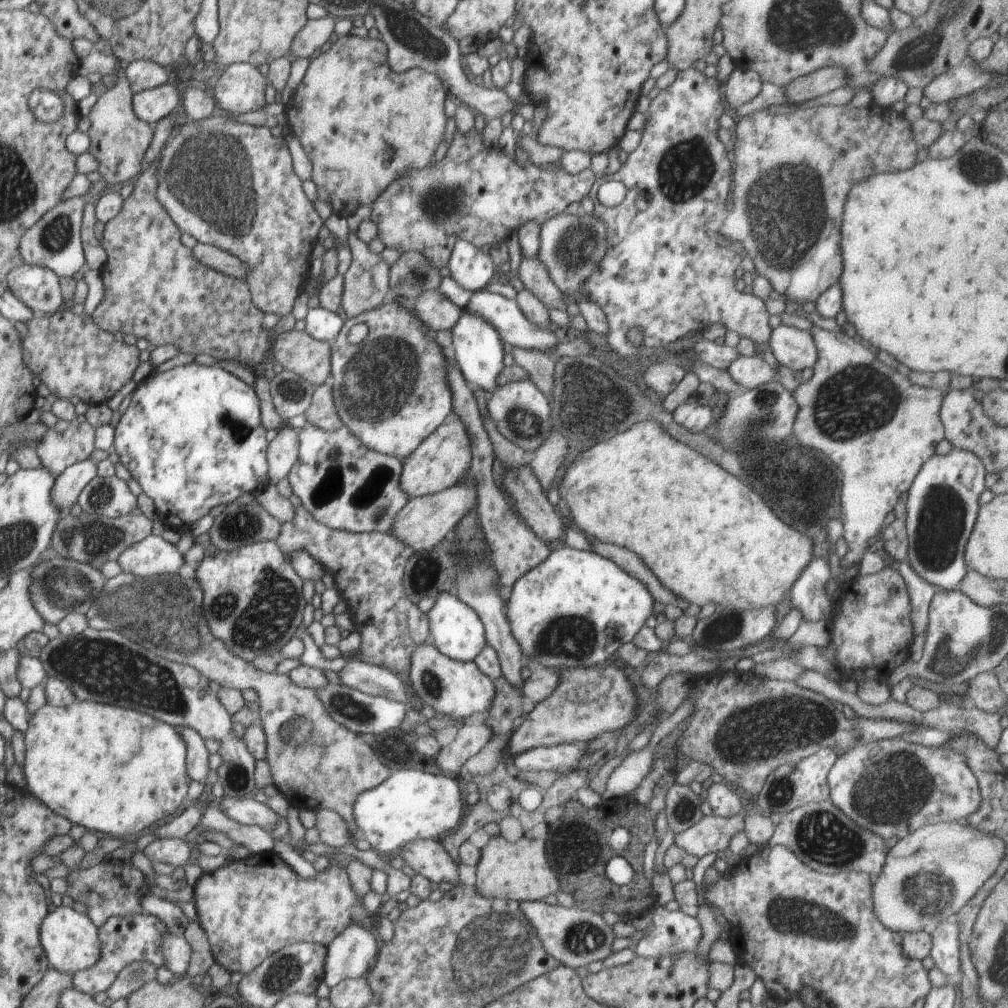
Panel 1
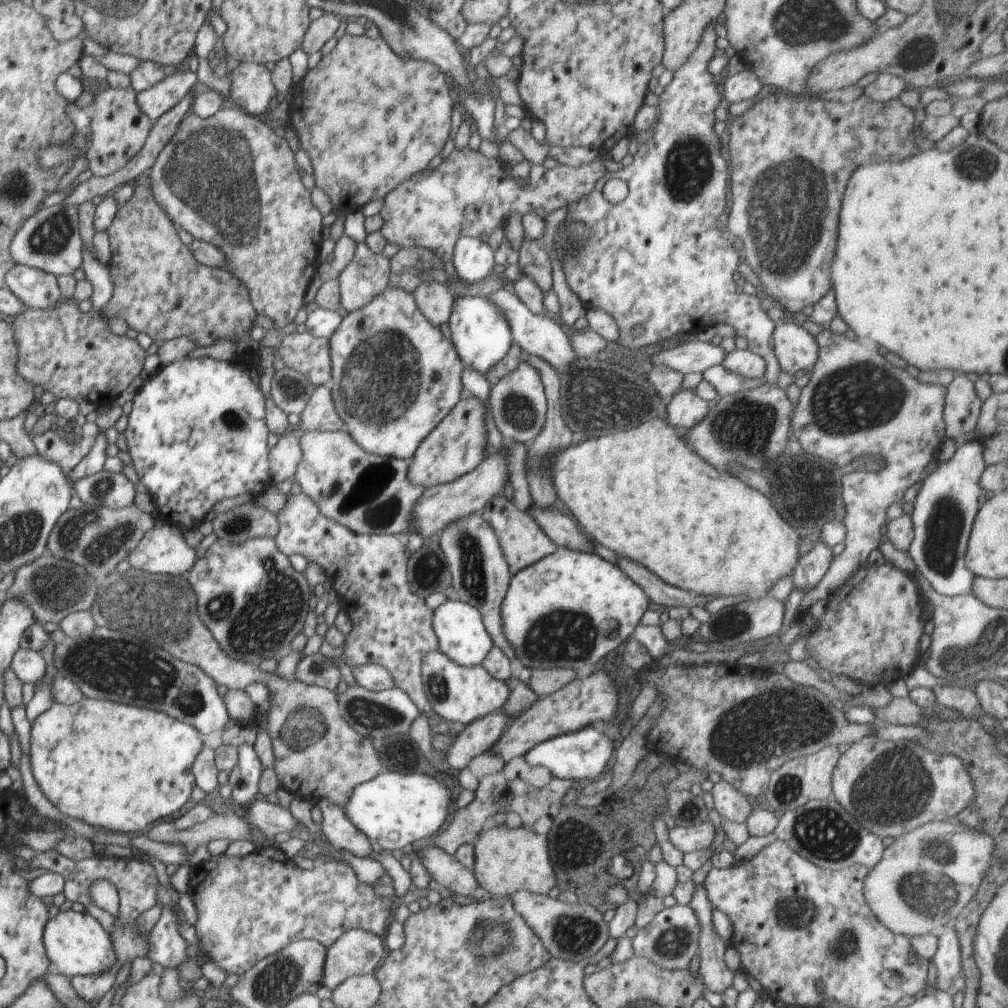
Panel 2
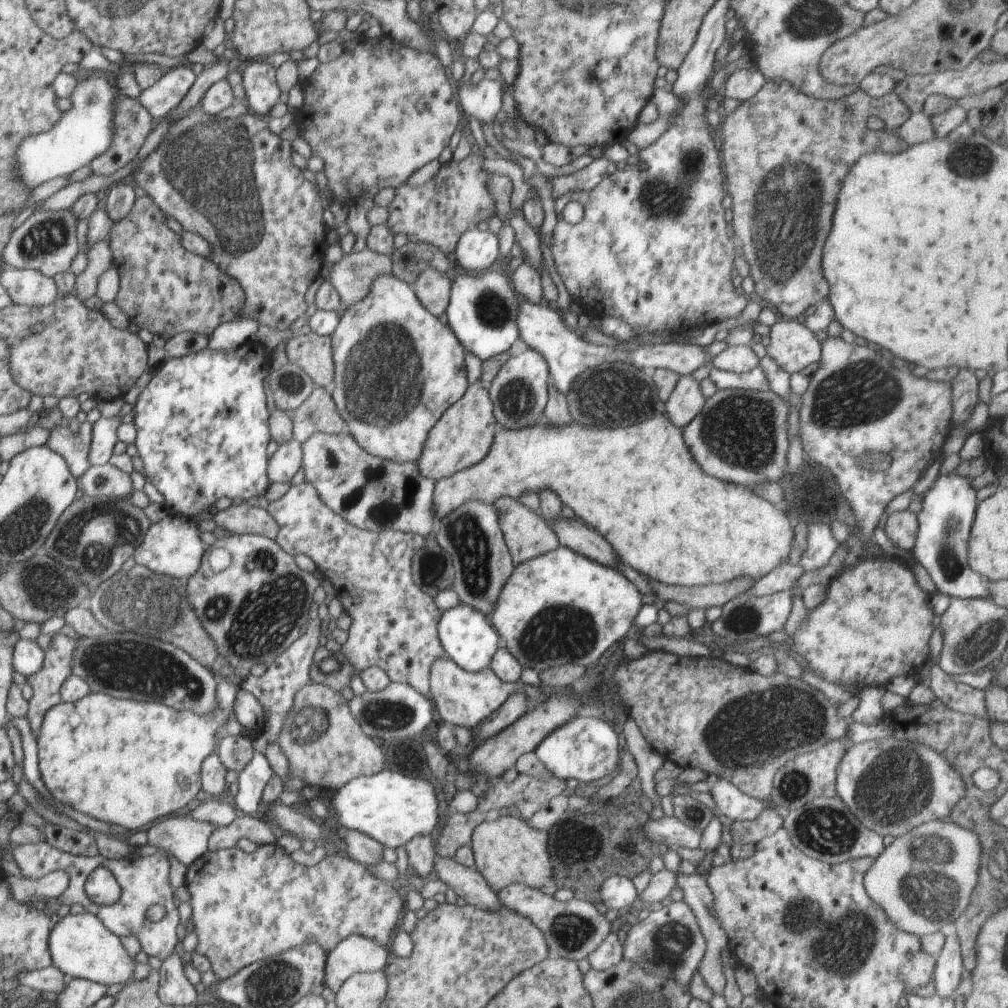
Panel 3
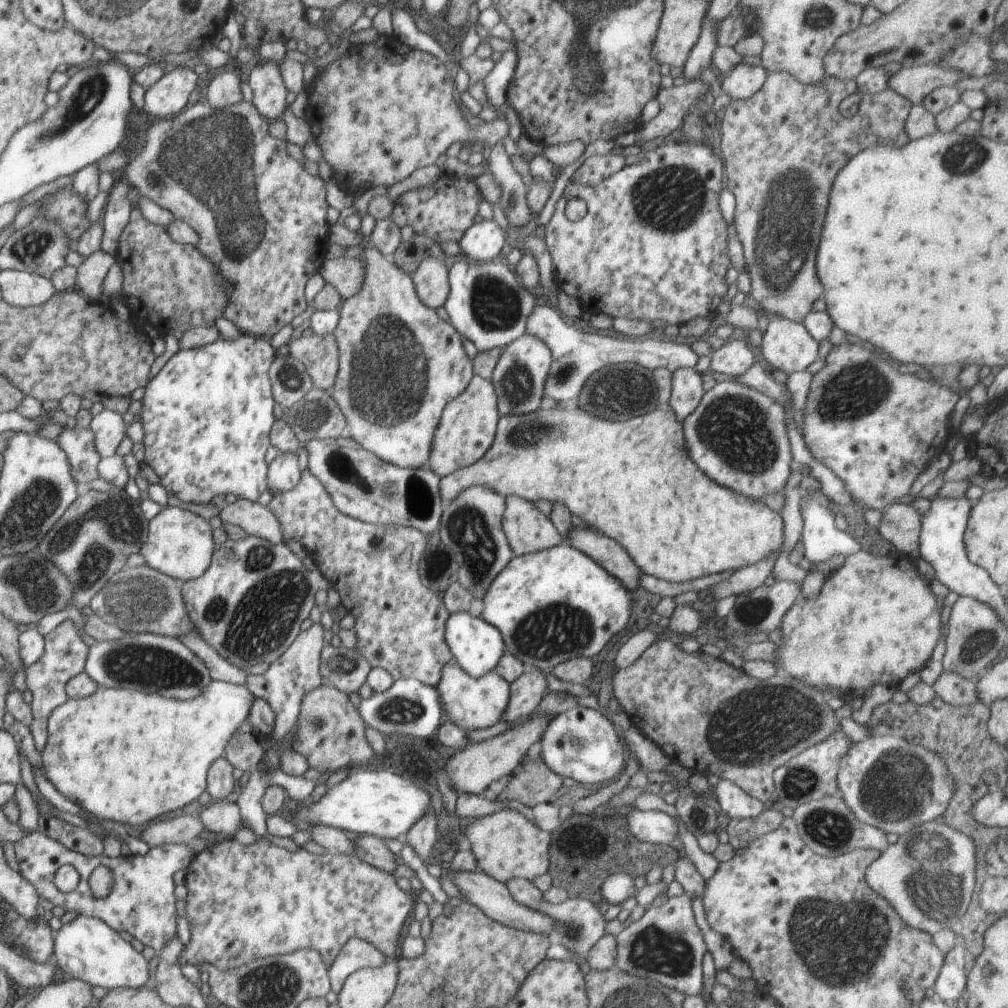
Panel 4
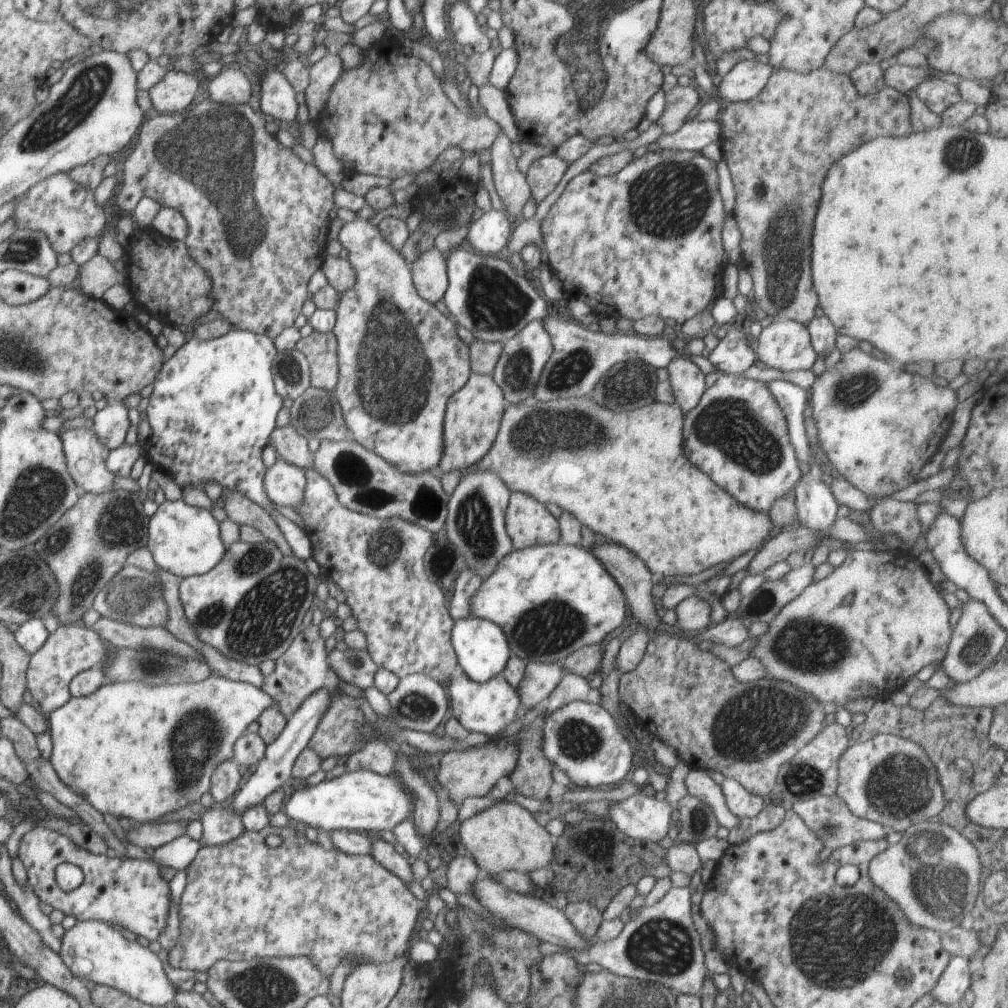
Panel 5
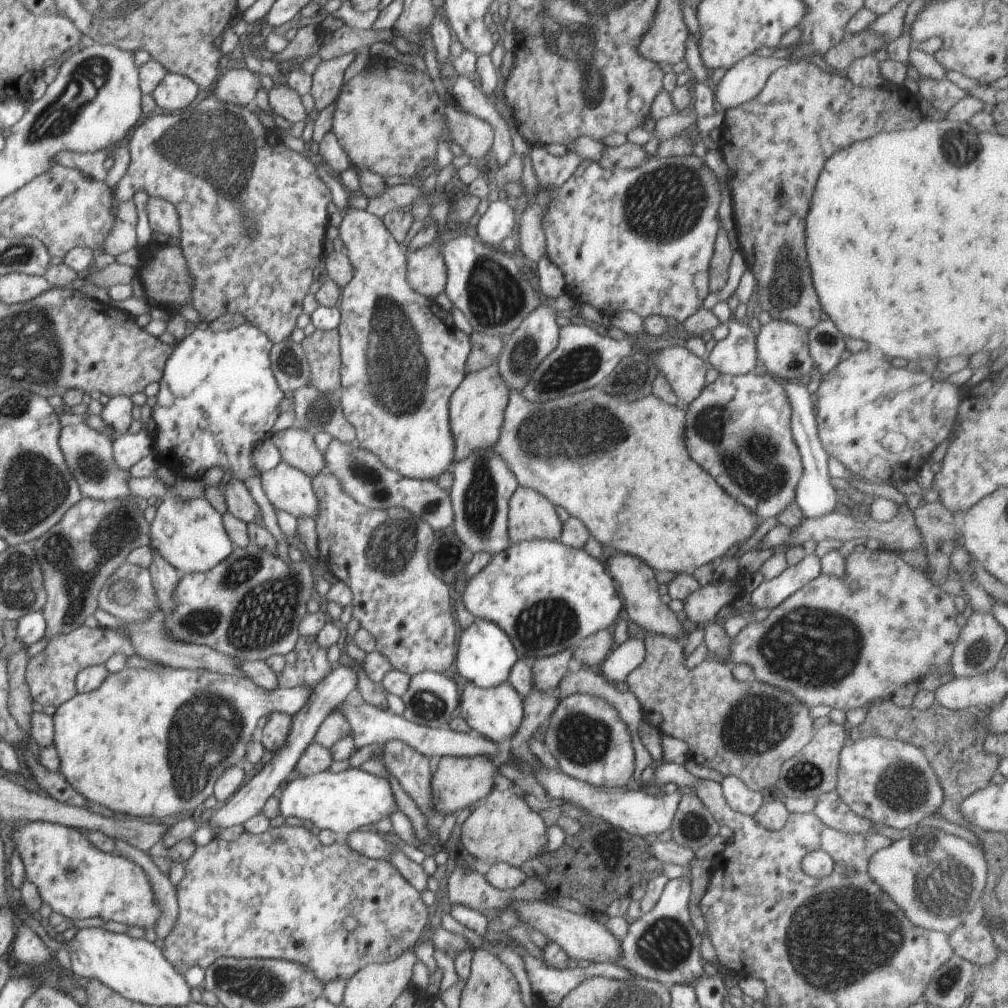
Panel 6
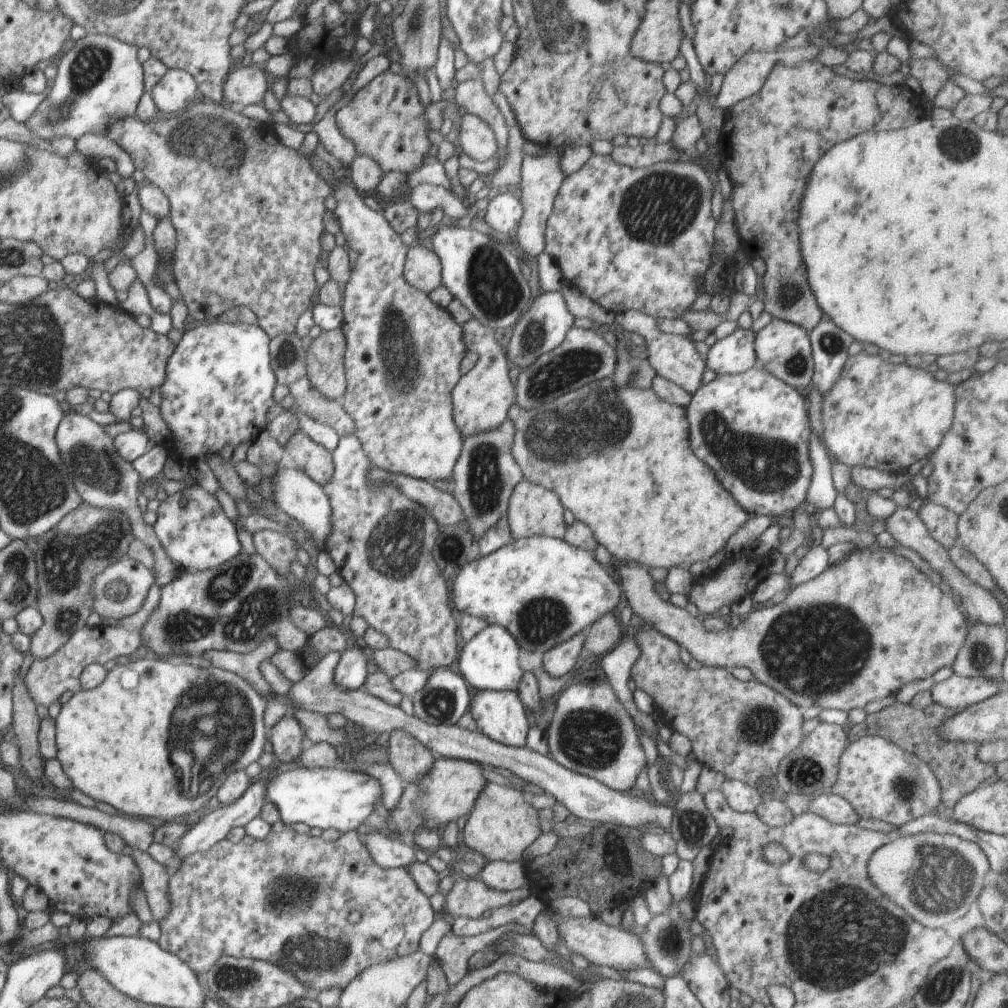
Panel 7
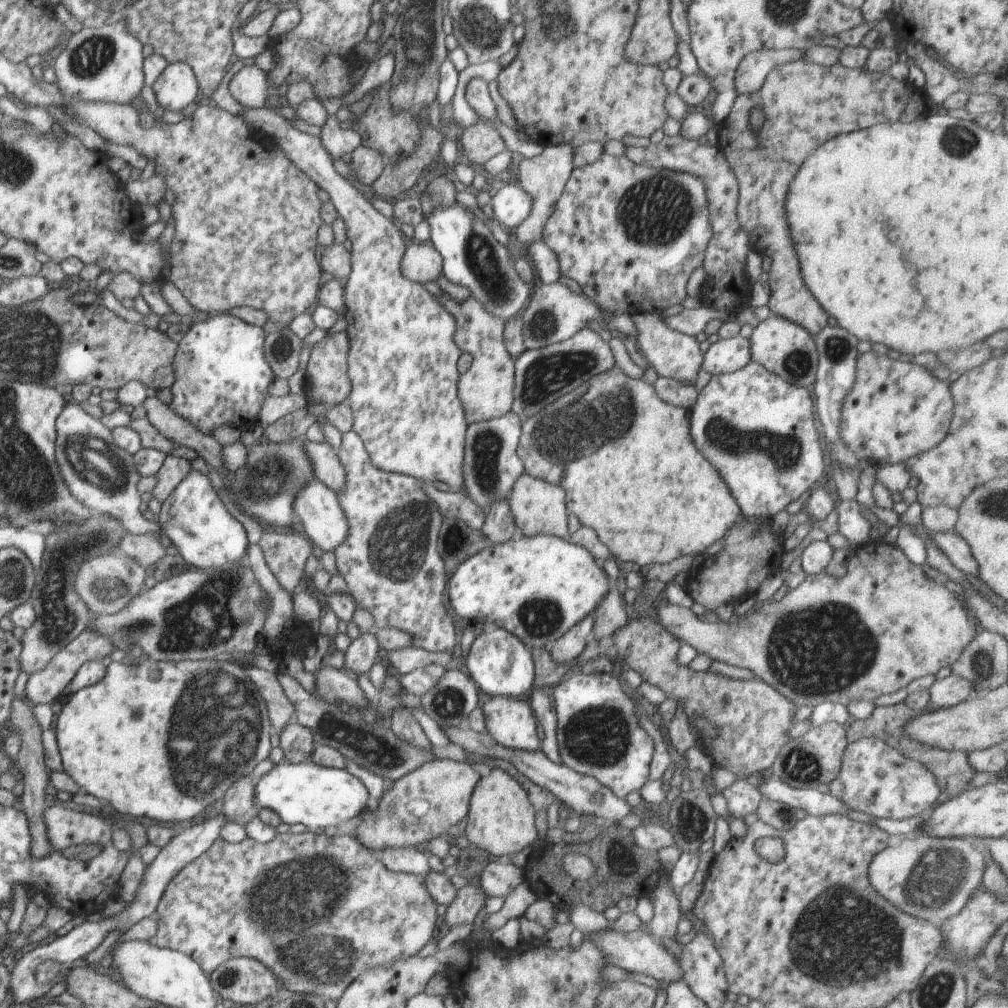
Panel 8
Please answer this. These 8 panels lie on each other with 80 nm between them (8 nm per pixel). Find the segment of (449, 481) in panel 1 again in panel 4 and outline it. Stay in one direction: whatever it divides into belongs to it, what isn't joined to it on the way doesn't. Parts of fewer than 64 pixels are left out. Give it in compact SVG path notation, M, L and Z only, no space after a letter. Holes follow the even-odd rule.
M475 376L466 390L448 402L444 408L434 436L434 446L427 469L432 470L440 479L456 470L470 467L481 460L492 447L496 438L500 414L495 387L491 380Z

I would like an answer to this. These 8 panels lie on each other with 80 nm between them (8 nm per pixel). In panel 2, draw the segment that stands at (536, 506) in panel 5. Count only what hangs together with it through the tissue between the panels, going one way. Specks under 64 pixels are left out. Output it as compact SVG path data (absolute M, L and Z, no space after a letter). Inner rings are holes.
M496 496L488 502L486 508L482 511L482 516L488 524L492 524L494 534L500 542L500 548L504 552L504 558L510 566L510 574L518 574L526 566L531 566L534 562L539 562L542 558L553 554L557 550L557 544L544 530L538 526L536 518L532 518L529 511L521 511L514 502L508 500L505 496Z

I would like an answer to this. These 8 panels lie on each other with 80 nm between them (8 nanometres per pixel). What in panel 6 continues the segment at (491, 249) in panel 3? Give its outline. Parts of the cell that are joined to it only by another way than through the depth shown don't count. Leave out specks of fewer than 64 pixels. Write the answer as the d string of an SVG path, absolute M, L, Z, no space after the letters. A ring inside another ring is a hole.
M508 197L489 204L476 229L472 232L488 246L498 247L504 238L508 238L516 228L514 203Z

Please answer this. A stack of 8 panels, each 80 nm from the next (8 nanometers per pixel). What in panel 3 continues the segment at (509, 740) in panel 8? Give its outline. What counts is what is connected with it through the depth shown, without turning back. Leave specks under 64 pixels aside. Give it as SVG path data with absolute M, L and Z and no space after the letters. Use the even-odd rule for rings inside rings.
M448 656L438 658L432 664L432 674L429 678L429 695L434 702L440 722L465 728L480 726L484 720L488 720L490 714L494 714L500 706L507 702L510 694L516 694L518 690L524 690L522 684L541 686L540 674L531 668L523 668L521 678L517 683L508 683L500 680L488 667L480 672L468 672L459 668Z

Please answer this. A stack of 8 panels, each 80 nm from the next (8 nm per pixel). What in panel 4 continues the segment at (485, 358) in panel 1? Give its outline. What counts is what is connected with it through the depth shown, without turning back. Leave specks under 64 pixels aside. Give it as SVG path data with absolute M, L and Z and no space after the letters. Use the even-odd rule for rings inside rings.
M466 256L454 262L448 272L449 294L444 302L449 323L464 338L468 338L478 352L492 348L506 348L510 342L524 335L528 316L536 310L536 299L522 283L520 276L504 260L474 262Z

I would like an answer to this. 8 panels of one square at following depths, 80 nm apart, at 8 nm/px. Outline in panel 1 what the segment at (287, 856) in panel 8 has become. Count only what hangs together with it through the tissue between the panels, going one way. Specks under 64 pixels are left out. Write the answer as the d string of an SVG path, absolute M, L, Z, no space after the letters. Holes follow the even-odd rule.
M269 851L254 854L244 860L232 860L217 870L204 872L193 888L193 901L200 918L199 923L212 947L214 961L224 966L231 974L250 973L268 956L298 942L322 944L327 947L350 924L358 924L374 931L379 919L375 913L366 911L363 905L364 898L355 894L346 869L333 861L330 868L318 872L314 879L305 879L276 852Z

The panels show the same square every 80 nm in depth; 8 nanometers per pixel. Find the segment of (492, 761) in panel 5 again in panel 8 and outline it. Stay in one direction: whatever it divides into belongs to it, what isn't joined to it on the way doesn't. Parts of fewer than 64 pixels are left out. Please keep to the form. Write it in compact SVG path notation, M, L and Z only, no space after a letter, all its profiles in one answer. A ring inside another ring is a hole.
M433 759L398 779L382 799L367 806L357 825L359 841L374 852L388 847L418 847L430 839L453 832L469 813L469 802L477 782L481 779L471 762Z

